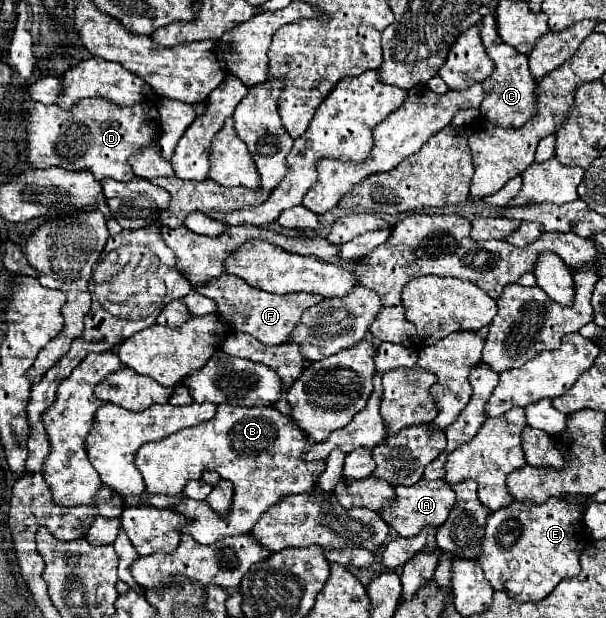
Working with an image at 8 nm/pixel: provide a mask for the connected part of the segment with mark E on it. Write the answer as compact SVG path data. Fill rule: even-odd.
M550 498L544 504L528 504L514 500L504 510L496 510L488 516L486 536L482 540L482 552L476 558L484 570L486 580L494 590L506 590L518 602L538 602L546 598L560 580L574 578L580 574L580 552L584 546L584 508L574 510L574 506L562 498Z

